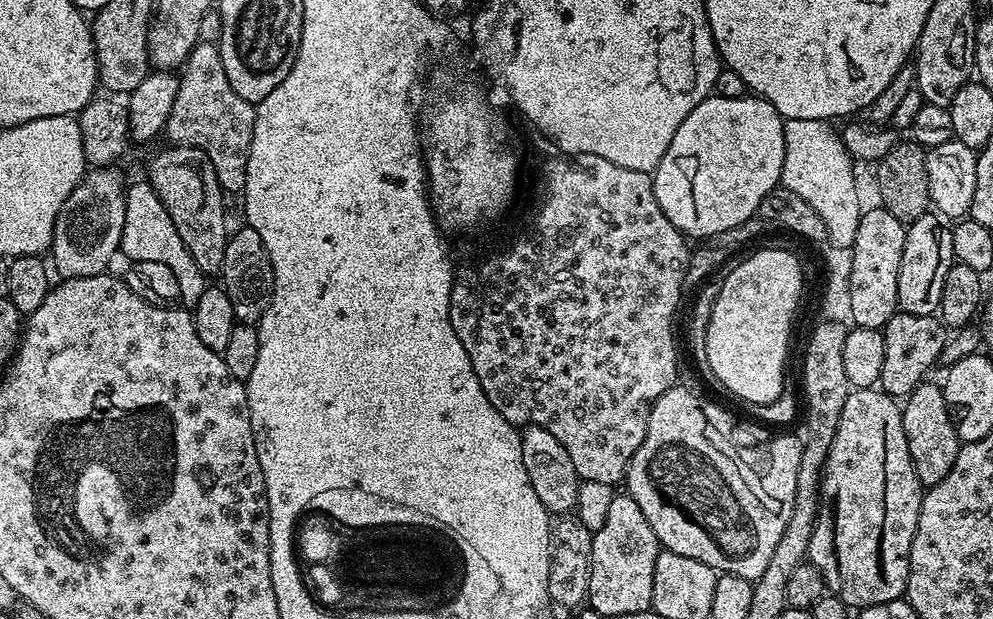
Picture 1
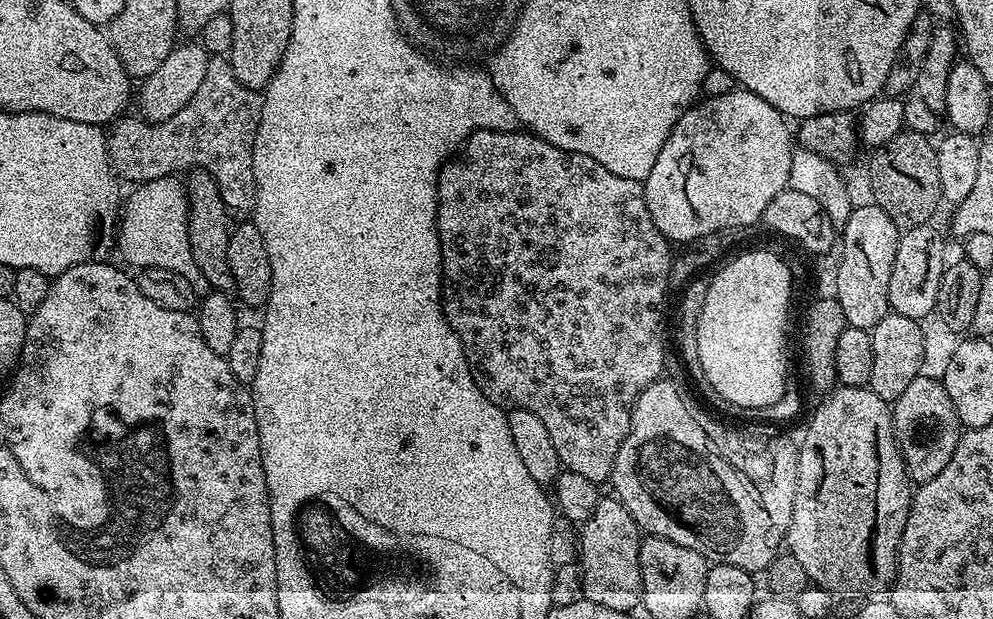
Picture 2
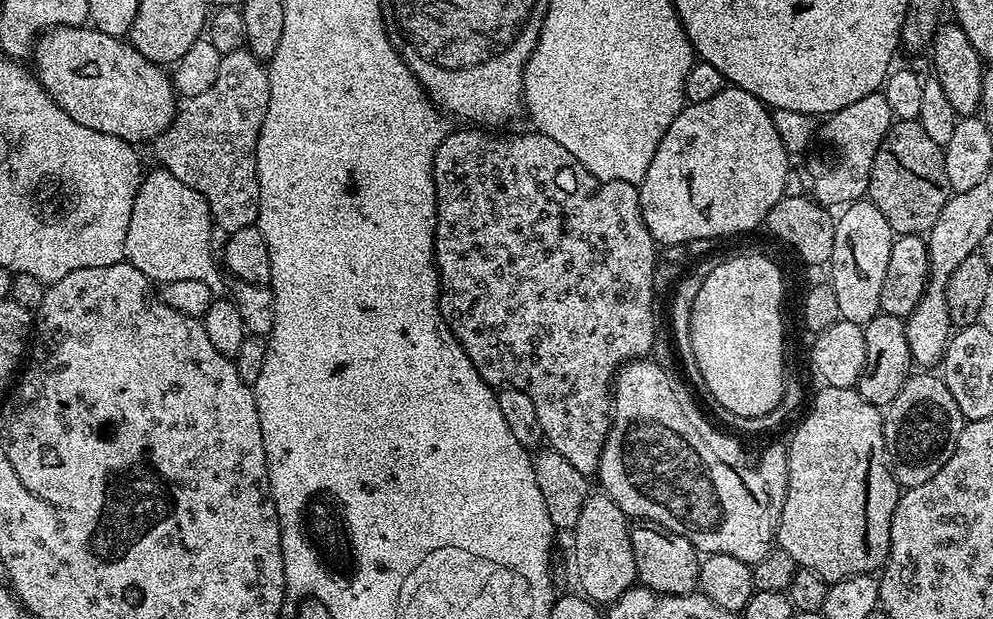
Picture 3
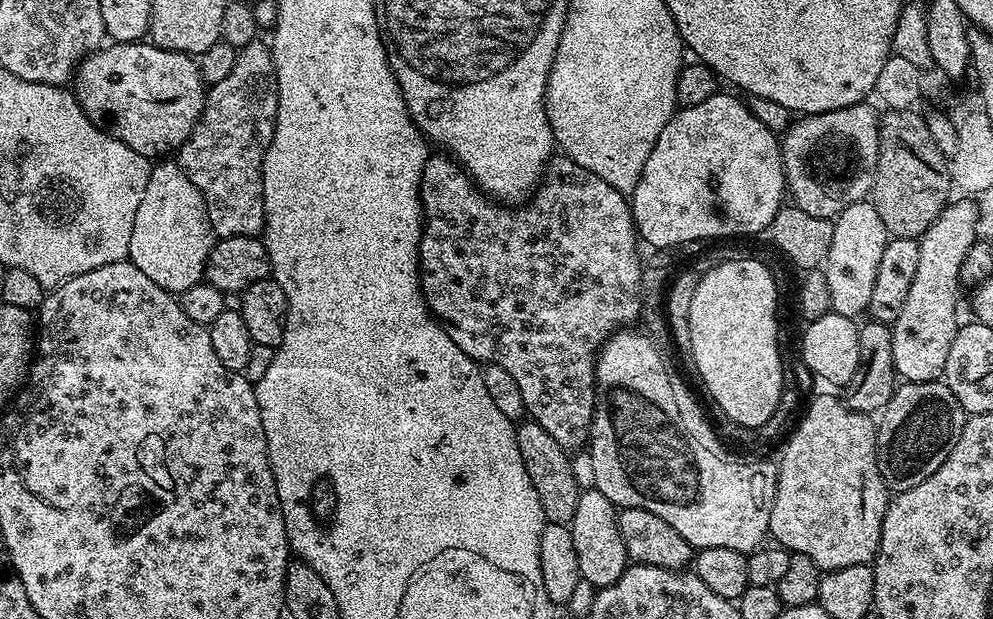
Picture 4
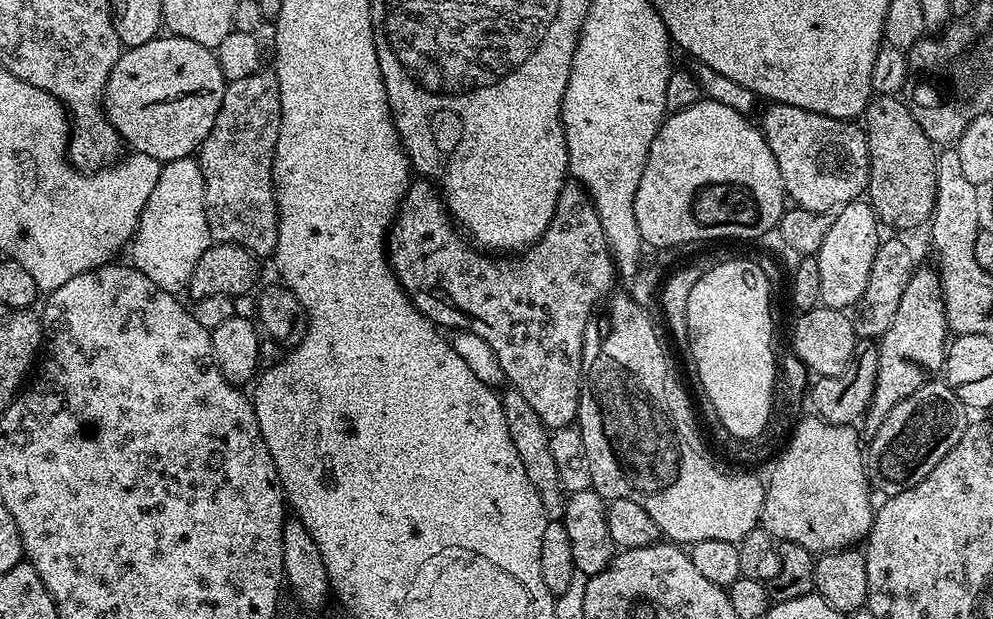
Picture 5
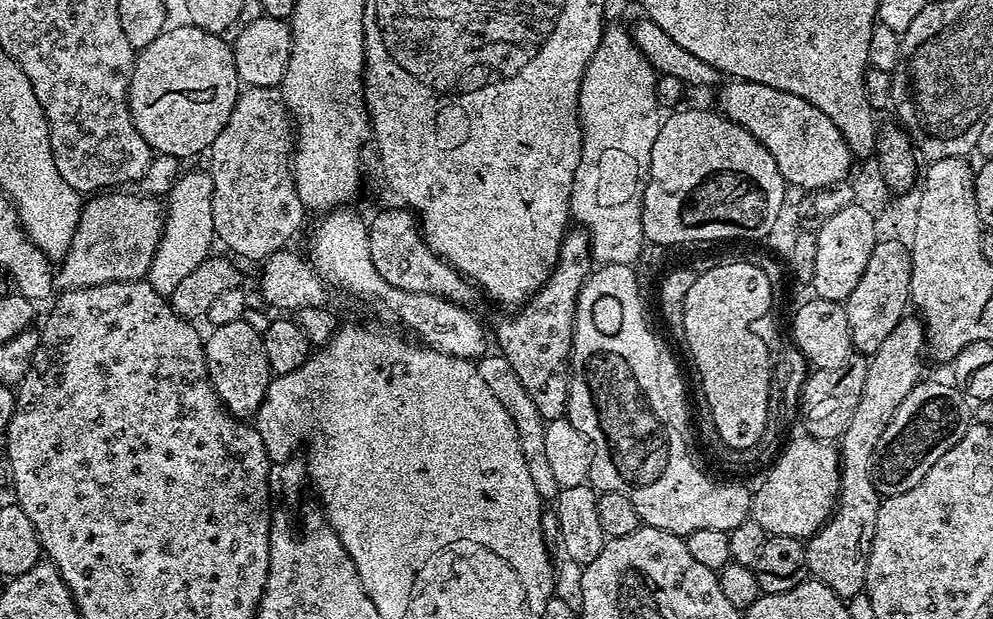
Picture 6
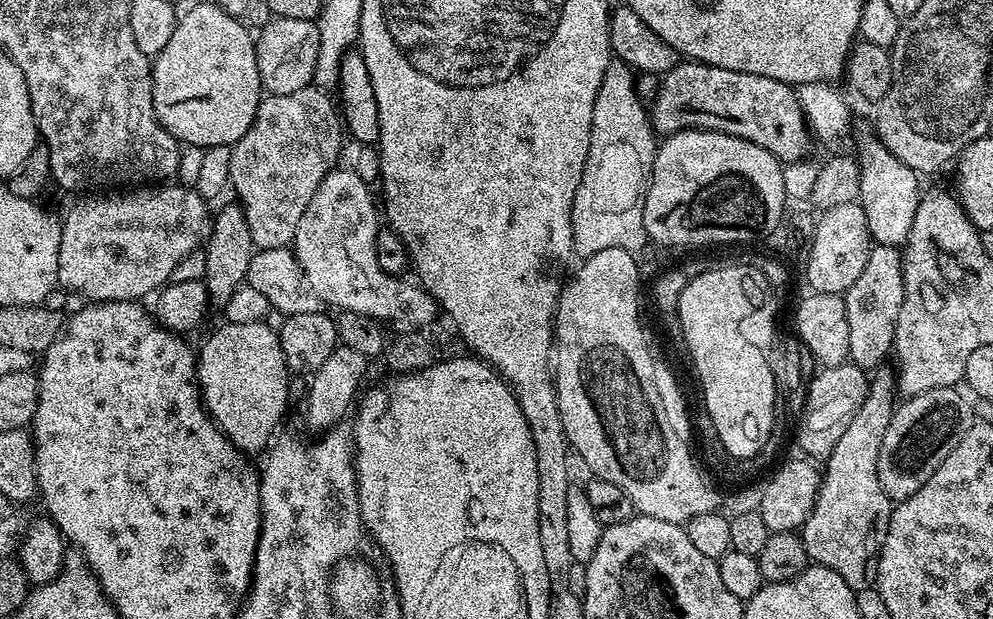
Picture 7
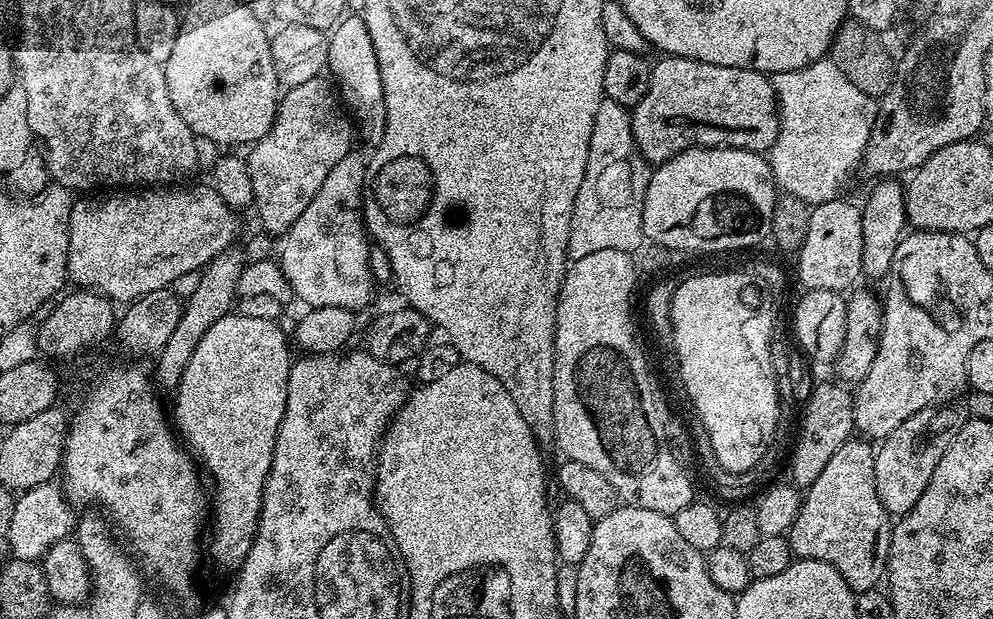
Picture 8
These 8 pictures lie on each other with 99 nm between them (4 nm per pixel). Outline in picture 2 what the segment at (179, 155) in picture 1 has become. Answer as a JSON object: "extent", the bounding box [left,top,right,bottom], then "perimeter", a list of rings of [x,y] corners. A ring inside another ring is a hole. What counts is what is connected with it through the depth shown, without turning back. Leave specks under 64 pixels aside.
{"extent":[186,170,235,294],"perimeter":[[[196,170],[188,178],[189,180],[186,180],[188,237],[194,254],[194,262],[206,278],[209,289],[229,294],[235,293],[234,278],[230,274],[228,259],[226,258],[226,246],[230,231],[227,218],[229,219],[230,213],[224,206],[224,199],[220,197],[220,191],[214,182],[214,178],[208,172]]]}

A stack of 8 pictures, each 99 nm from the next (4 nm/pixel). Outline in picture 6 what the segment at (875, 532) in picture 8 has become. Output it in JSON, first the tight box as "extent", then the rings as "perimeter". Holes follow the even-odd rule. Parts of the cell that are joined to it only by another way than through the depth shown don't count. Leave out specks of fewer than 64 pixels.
{"extent":[807,314,926,598],"perimeter":[[[906,314],[894,326],[893,332],[878,346],[878,350],[868,356],[868,369],[866,370],[866,383],[862,386],[862,398],[858,398],[858,407],[854,409],[854,415],[850,418],[850,426],[846,426],[843,436],[838,441],[840,454],[840,498],[836,511],[824,527],[819,528],[816,535],[807,537],[808,571],[817,580],[821,580],[834,594],[841,598],[857,596],[866,588],[866,566],[870,558],[870,546],[874,542],[874,529],[878,526],[878,506],[882,499],[876,488],[874,465],[876,463],[876,451],[878,442],[885,432],[886,426],[890,426],[890,418],[898,414],[898,406],[914,390],[914,386],[921,383],[924,372],[924,356],[926,360],[926,333],[924,321],[915,315]]]}

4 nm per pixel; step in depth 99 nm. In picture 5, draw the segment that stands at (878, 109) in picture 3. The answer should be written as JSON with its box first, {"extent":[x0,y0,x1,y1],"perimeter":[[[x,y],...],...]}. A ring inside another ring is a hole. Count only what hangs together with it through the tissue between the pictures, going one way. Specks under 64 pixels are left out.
{"extent":[758,102,870,213],"perimeter":[[[772,102],[767,107],[758,127],[778,162],[787,199],[795,207],[835,213],[867,193],[870,150],[868,133],[859,123],[802,110],[797,104]]]}

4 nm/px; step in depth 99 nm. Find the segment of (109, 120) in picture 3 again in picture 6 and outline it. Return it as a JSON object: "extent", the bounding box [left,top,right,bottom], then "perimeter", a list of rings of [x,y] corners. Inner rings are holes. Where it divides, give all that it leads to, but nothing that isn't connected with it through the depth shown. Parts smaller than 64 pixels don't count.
{"extent":[128,22,242,158],"perimeter":[[[184,22],[181,28],[171,28],[169,27],[167,30],[160,32],[158,38],[154,38],[154,42],[150,42],[150,46],[137,51],[136,66],[132,69],[128,82],[128,109],[132,115],[133,126],[138,130],[138,134],[142,134],[142,138],[146,138],[146,142],[152,147],[153,153],[161,156],[185,158],[184,156],[196,156],[199,152],[207,153],[211,149],[214,138],[218,138],[218,134],[222,134],[222,126],[226,126],[226,122],[234,110],[236,100],[240,97],[242,91],[242,85],[234,64],[231,43],[227,39],[224,41],[225,37],[223,35],[215,32],[204,32],[191,22]]]}

